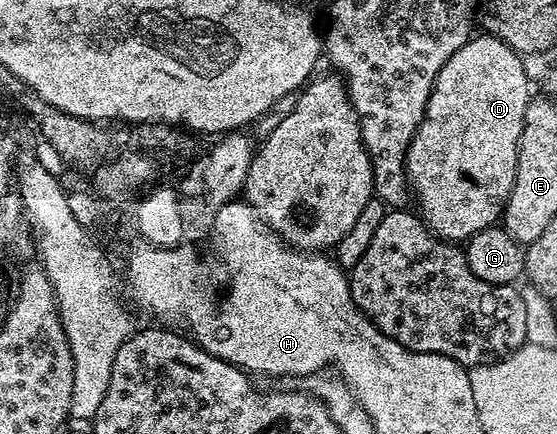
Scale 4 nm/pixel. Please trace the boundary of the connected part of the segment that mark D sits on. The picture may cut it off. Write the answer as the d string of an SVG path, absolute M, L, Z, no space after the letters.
M477 33L435 77L425 116L405 158L405 169L415 203L417 199L421 206L419 214L440 239L467 241L475 233L494 226L504 216L505 202L515 185L517 150L531 102L525 63L526 60L499 37Z

